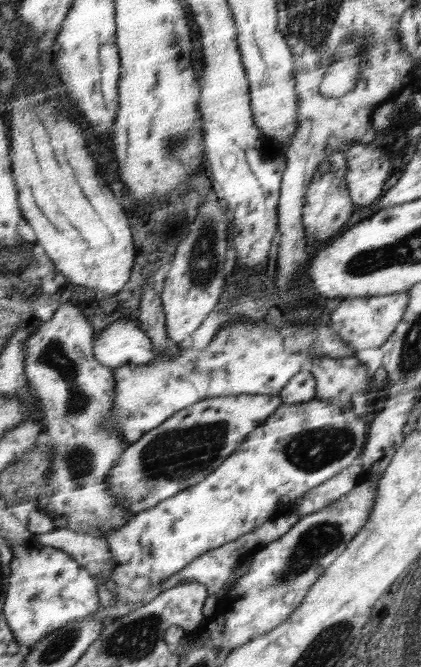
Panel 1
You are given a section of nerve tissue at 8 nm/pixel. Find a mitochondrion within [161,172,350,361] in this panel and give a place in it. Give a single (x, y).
(203, 262)

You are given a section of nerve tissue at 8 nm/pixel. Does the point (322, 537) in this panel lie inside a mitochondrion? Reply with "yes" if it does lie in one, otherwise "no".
yes

